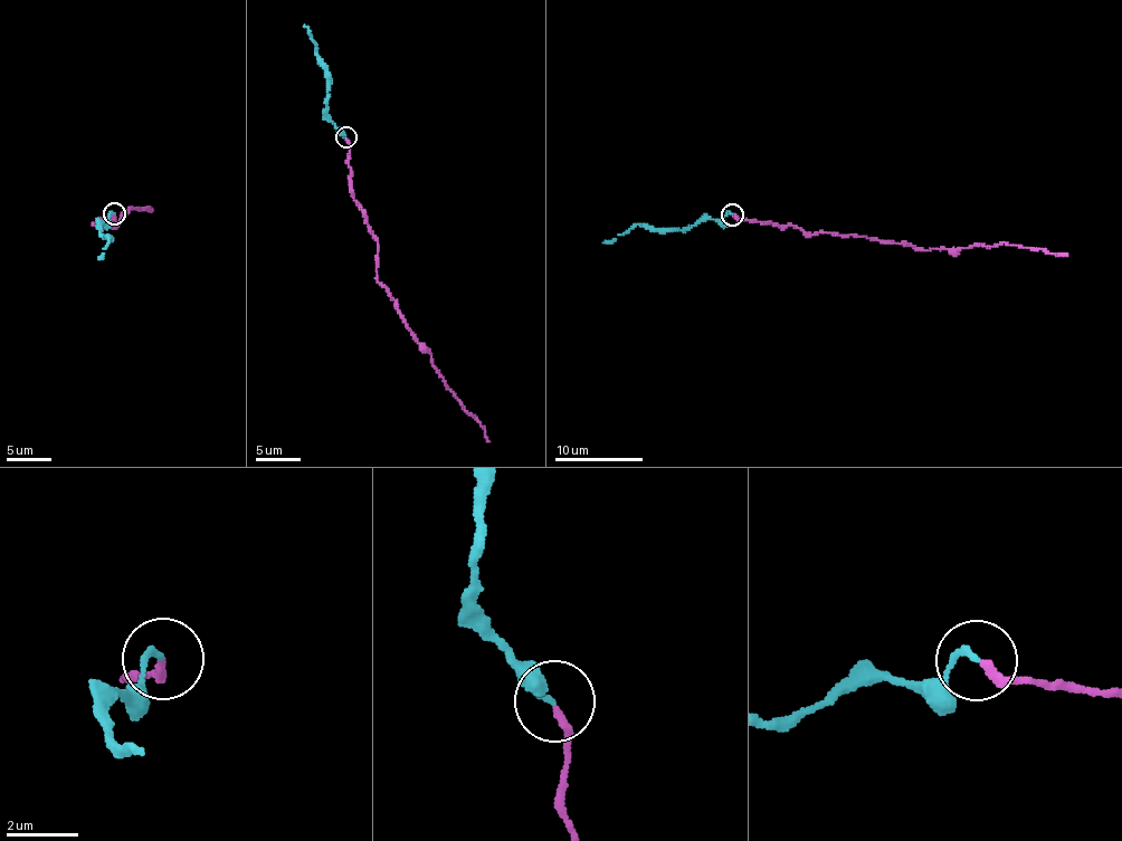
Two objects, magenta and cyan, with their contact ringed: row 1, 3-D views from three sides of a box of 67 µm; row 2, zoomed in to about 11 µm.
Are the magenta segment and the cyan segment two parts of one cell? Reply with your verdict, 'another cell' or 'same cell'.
same cell

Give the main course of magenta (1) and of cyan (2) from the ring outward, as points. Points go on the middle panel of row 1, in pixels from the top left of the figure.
1: (345, 137), (351, 196), (378, 242), (377, 279), (490, 441)
2: (345, 137), (329, 115), (327, 66), (304, 25)

